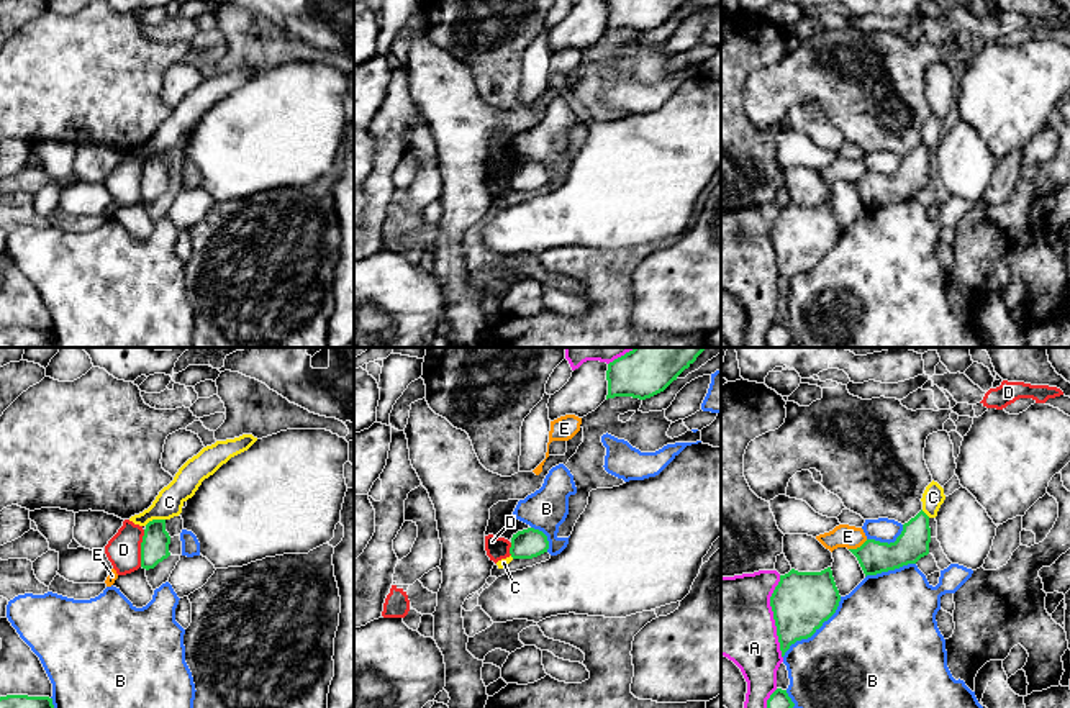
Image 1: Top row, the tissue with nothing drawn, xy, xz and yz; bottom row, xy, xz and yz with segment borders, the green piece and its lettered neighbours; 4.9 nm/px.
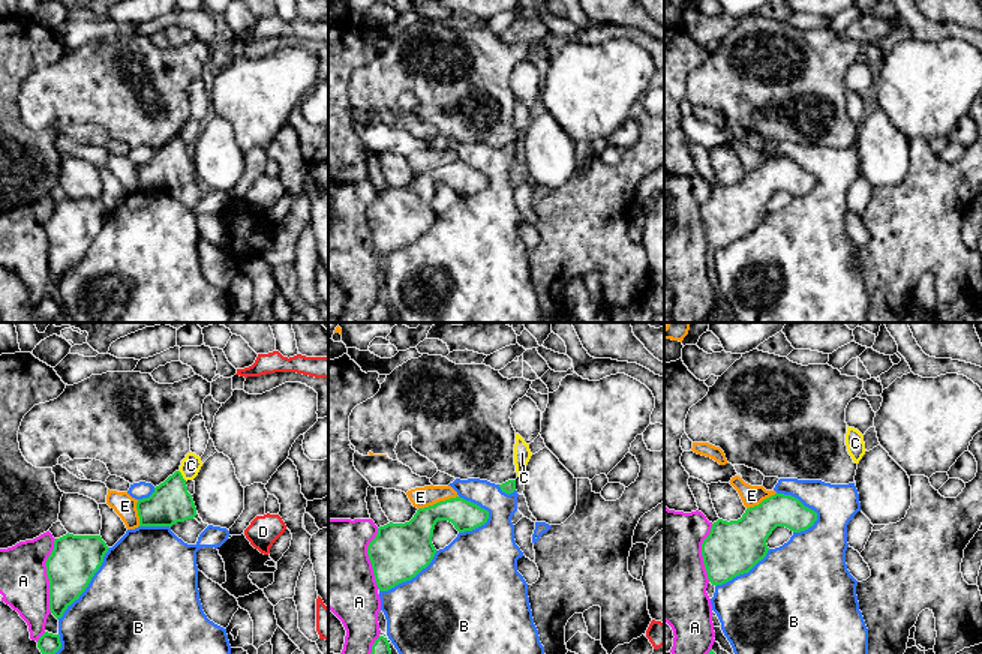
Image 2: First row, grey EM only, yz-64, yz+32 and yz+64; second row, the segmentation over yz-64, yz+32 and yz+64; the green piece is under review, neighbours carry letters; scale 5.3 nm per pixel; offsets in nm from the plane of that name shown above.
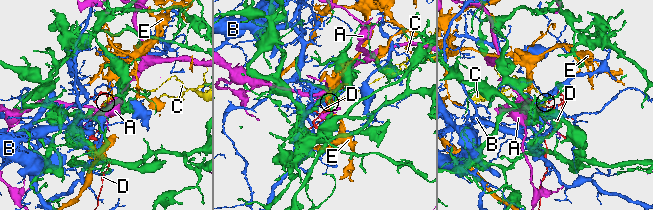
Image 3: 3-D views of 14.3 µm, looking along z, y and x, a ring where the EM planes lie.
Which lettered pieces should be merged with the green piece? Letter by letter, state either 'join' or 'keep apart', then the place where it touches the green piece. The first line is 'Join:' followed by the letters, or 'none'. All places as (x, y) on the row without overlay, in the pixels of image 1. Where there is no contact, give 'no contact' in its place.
Join: none
A: keep apart; meets green in yz at (774, 249)
B: keep apart; meets green in yz at (815, 264)
C: keep apart; meets green in xy at (154, 153)
D: keep apart; meets green in xy at (141, 181)
E: keep apart; meets green in yz at (857, 181)

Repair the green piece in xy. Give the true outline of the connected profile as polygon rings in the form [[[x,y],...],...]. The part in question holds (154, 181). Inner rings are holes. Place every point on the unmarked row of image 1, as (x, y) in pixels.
[[[152,152],[146,157],[141,175],[141,200],[149,203],[170,188],[170,169],[165,164],[165,152]]]

